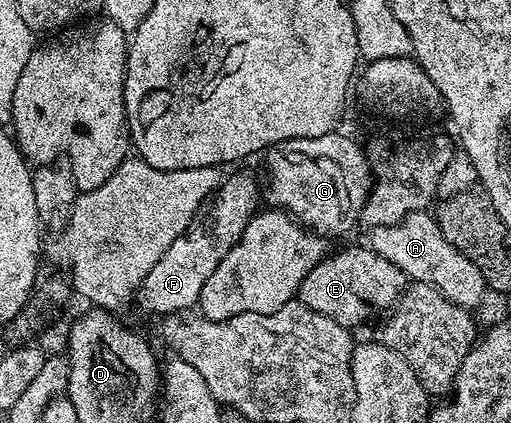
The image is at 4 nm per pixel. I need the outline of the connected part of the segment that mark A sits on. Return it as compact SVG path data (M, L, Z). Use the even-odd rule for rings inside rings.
M409 212L391 225L373 226L369 233L368 245L375 253L388 259L388 263L400 267L400 271L411 282L431 285L460 308L474 311L481 303L482 296L488 293L488 286L476 263L472 263L463 253L456 251L456 247L452 247L448 239L444 239L437 220L429 212Z

